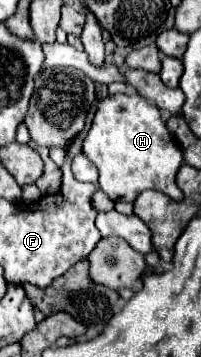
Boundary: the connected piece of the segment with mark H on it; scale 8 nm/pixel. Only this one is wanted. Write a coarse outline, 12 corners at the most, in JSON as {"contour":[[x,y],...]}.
{"contour":[[137,93],[99,101],[83,153],[111,201],[179,201],[183,153]]}

